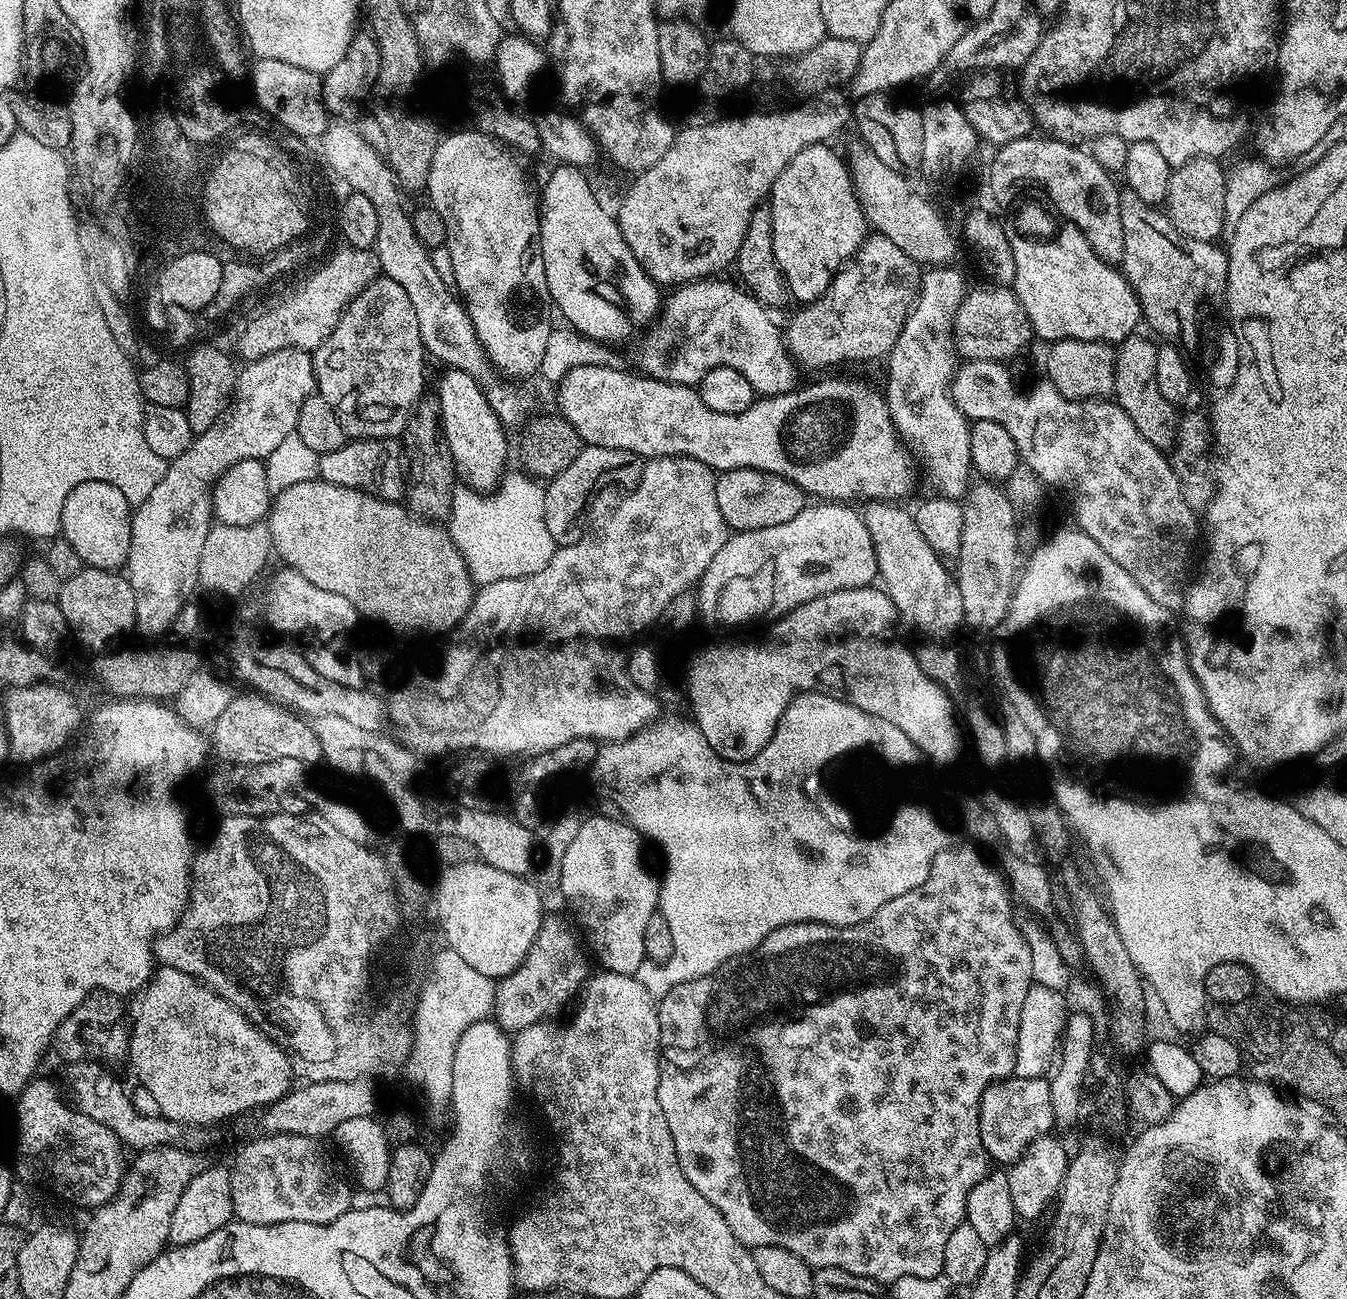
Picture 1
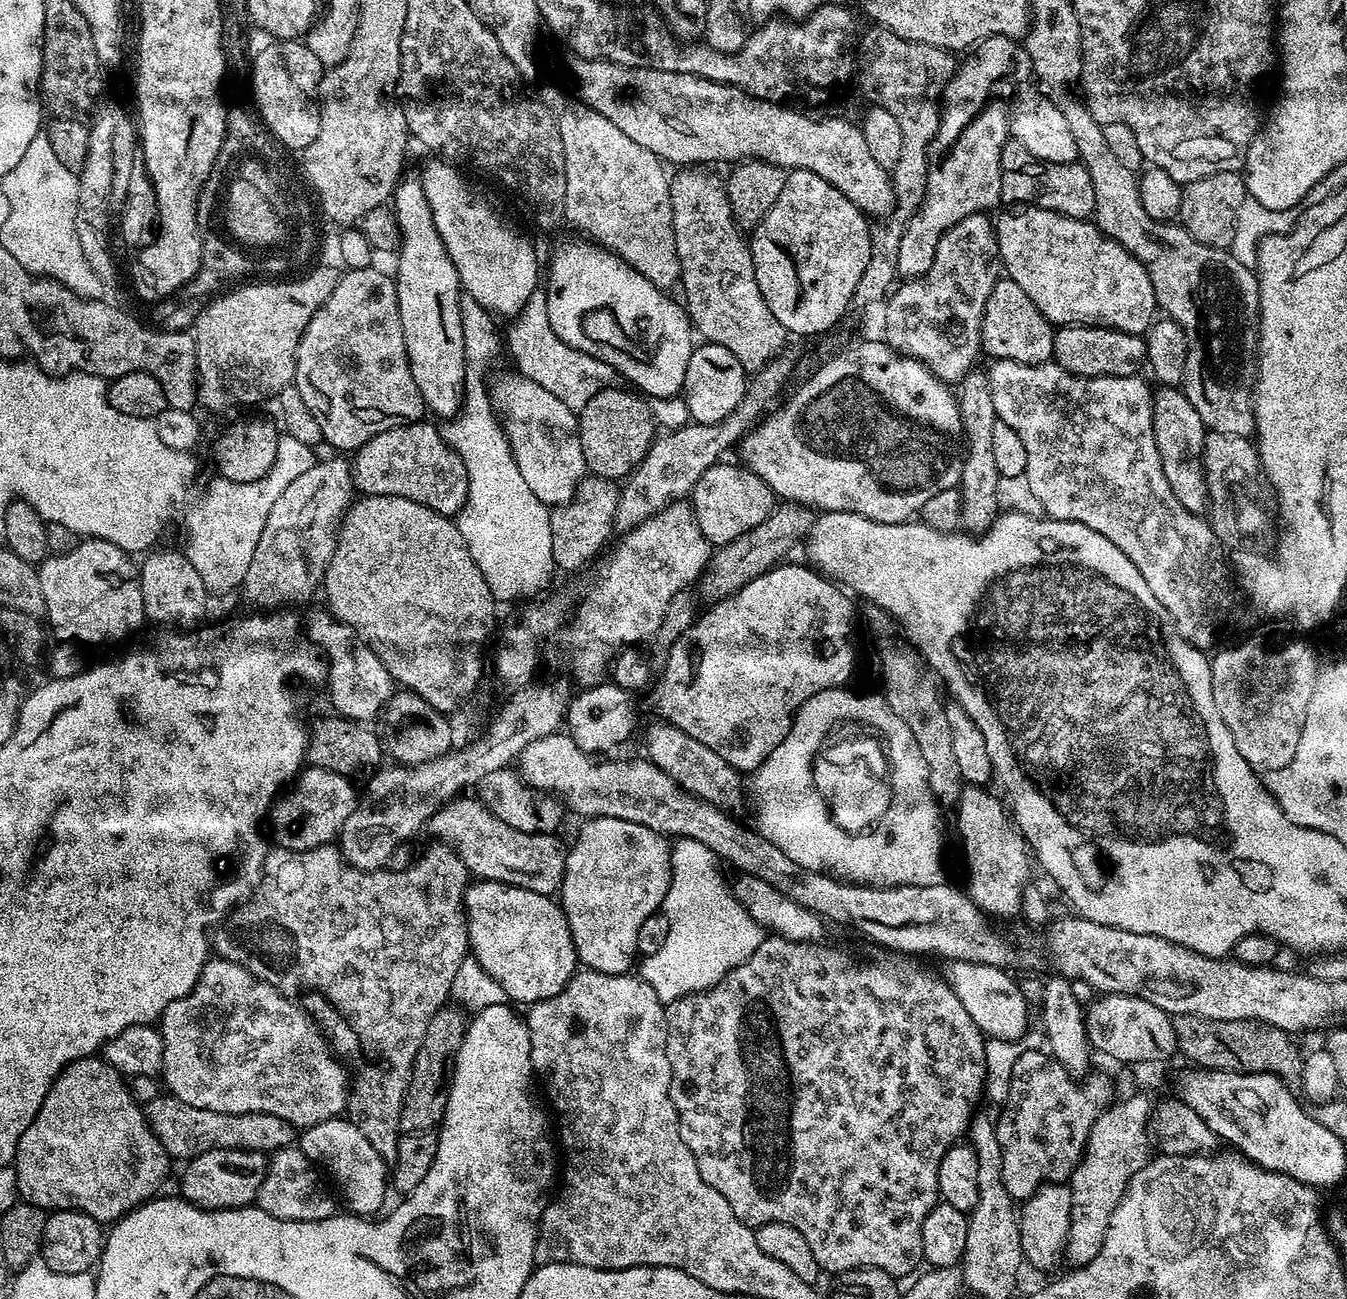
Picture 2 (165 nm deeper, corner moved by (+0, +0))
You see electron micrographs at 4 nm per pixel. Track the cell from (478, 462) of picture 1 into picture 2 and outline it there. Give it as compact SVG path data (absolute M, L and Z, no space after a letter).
M404 178L401 179L400 183L396 185L396 190L394 193L394 211L396 213L396 221L400 227L401 239L398 249L398 257L400 256L400 261L396 264L394 279L396 282L398 302L400 303L402 338L406 338L406 354L408 355L408 361L410 362L410 374L414 374L414 383L418 385L418 390L424 399L424 407L429 413L431 413L431 415L433 412L436 416L449 416L449 418L455 418L460 415L460 408L464 405L464 369L466 367L466 361L464 358L464 335L462 334L462 314L460 313L460 297L462 295L462 289L460 286L460 279L458 278L458 270L454 266L454 262L450 258L450 254L442 242L442 238L438 234L438 230L434 226L434 218L430 214L430 206L426 202L424 186L419 179L408 180L408 178Z

